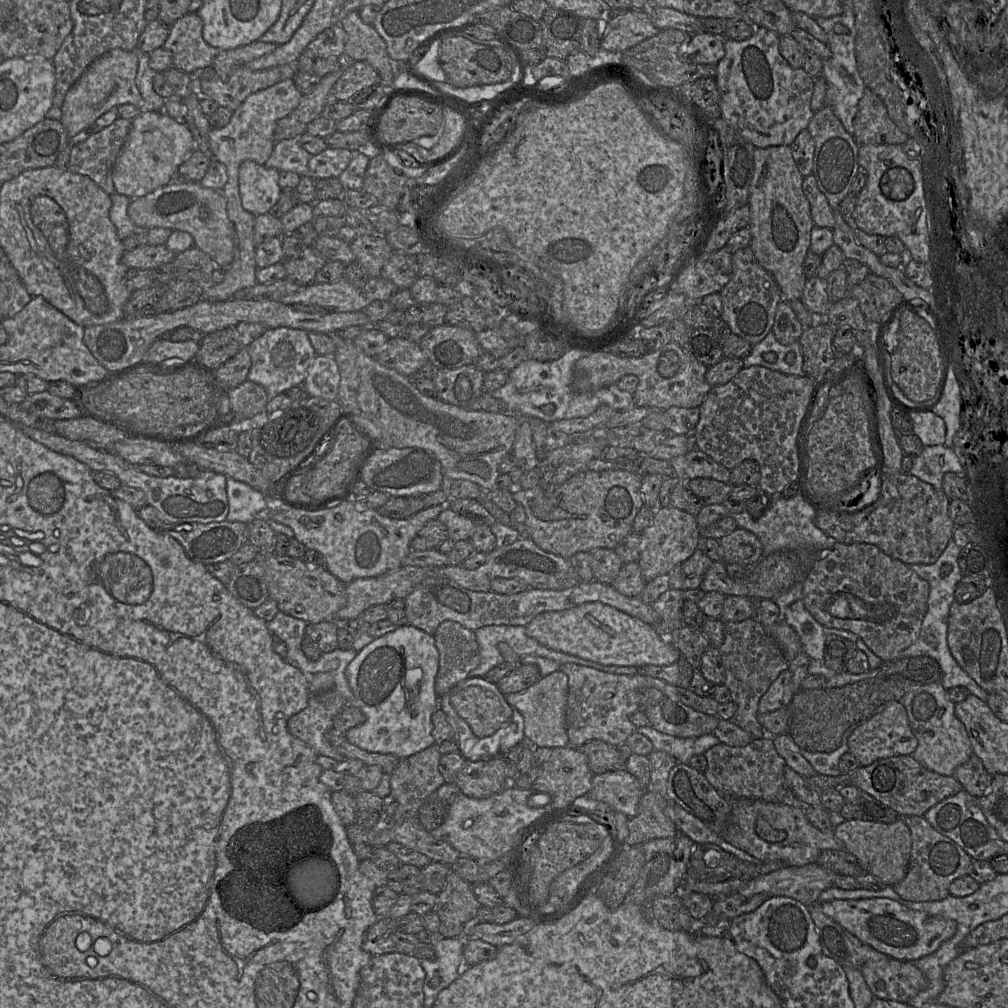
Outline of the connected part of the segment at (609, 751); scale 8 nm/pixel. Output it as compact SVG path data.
M592 740L575 748L578 748L586 755L589 768L593 775L625 768L621 765L619 749L604 741Z

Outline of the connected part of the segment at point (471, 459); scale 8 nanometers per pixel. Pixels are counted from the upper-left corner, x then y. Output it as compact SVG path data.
M332 333L331 338L335 345L333 358L340 373L337 401L341 411L350 415L357 428L371 437L378 449L419 447L437 457L446 478L471 481L484 492L496 487L499 464L506 455L511 454L521 424L518 416L508 412L474 411L444 402L438 397L425 396L416 388L412 377L382 365L375 357L359 350L353 340L345 339L338 333Z

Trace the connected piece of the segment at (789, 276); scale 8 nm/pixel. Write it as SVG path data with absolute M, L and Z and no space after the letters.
M789 146L755 148L754 171L749 190L750 248L759 264L774 277L783 301L801 299L807 278L803 264L815 226L810 203L803 191L804 176L799 171Z

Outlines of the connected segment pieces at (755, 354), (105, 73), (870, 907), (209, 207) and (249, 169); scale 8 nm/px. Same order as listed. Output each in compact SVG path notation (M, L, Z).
M772 330L757 344L753 345L749 355L743 359L745 368L754 365L796 376L804 376L803 354L799 341L789 345L781 344Z
M115 48L89 65L67 92L61 107L61 122L70 138L90 128L101 115L120 105L132 104L141 111L147 111L144 109L144 100L136 85L138 64L135 52Z
M889 898L833 900L821 903L825 915L861 942L890 958L914 962L935 952L957 930L954 920L912 910Z
M192 181L180 184L169 183L145 196L131 199L128 206L128 215L136 226L147 229L164 227L188 232L194 239L194 245L211 257L216 265L216 269L226 269L233 261L234 242L232 229L226 209L226 198L220 190L206 188L201 183Z
M246 160L239 169L239 191L242 206L255 216L267 214L279 200L279 171Z

